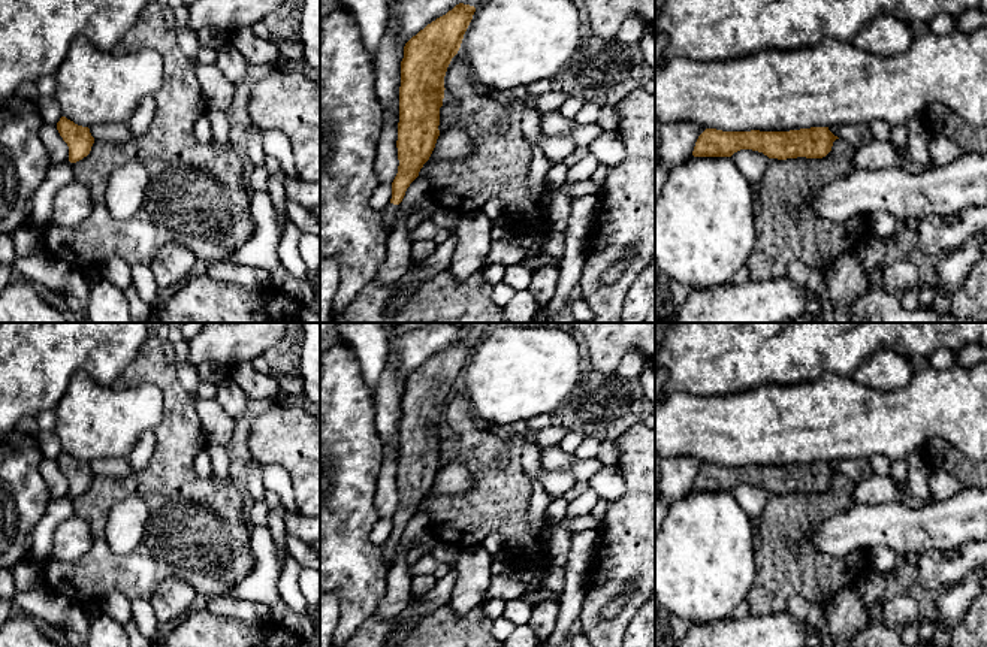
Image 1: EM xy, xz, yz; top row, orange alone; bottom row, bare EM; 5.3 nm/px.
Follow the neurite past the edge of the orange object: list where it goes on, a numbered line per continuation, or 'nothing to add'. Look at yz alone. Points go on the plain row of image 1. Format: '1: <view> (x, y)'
nothing to add

